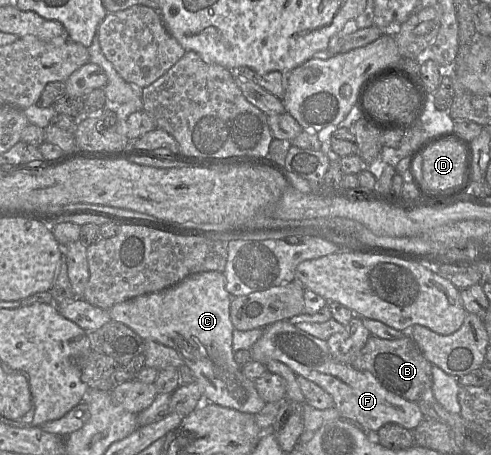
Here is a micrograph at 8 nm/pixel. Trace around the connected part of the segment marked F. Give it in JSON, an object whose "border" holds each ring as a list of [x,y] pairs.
{"border":[[[281,320],[264,328],[262,336],[250,349],[253,361],[266,365],[276,360],[287,365],[296,375],[314,382],[334,400],[341,418],[376,433],[382,426],[395,423],[413,431],[425,418],[416,402],[388,391],[370,372],[359,371],[351,364],[337,362],[330,353],[327,341],[318,339],[289,320]]]}

